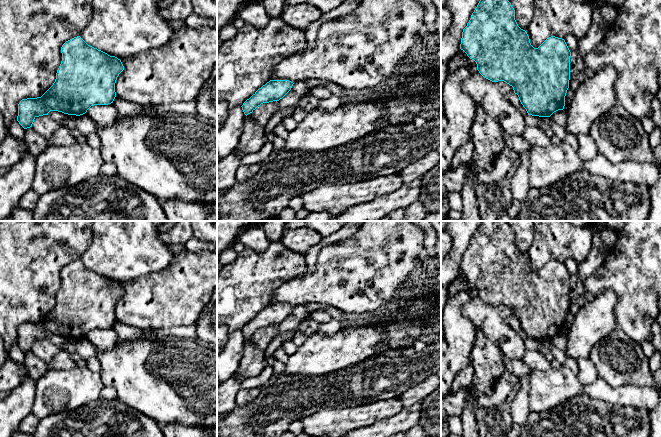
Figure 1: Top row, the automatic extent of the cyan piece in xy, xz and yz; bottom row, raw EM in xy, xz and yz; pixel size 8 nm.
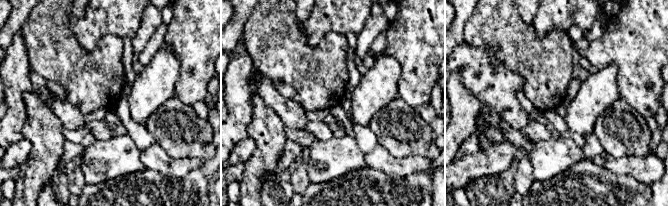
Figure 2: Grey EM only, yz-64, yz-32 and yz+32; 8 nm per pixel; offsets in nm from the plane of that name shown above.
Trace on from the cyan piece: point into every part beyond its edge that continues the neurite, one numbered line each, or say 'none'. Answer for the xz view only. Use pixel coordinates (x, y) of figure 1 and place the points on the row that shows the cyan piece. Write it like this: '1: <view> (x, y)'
none

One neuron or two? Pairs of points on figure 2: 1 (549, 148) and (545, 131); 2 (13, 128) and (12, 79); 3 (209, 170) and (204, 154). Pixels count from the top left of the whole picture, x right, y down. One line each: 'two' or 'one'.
1: two
2: one
3: two

